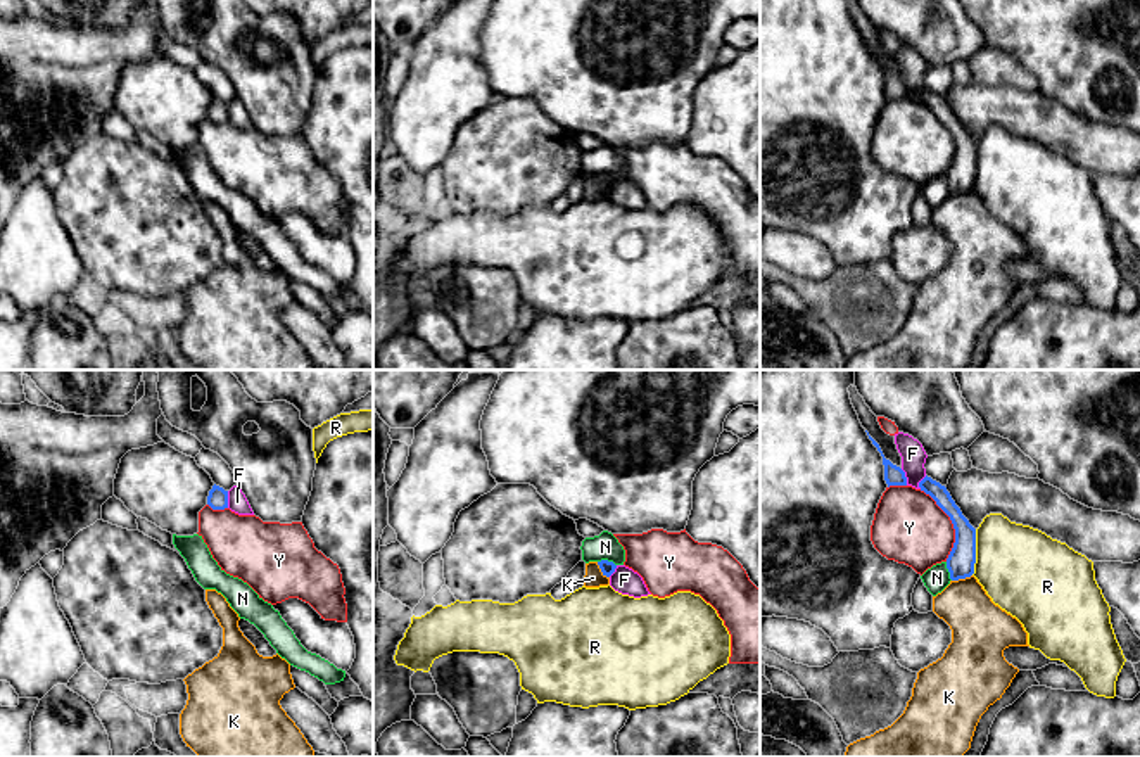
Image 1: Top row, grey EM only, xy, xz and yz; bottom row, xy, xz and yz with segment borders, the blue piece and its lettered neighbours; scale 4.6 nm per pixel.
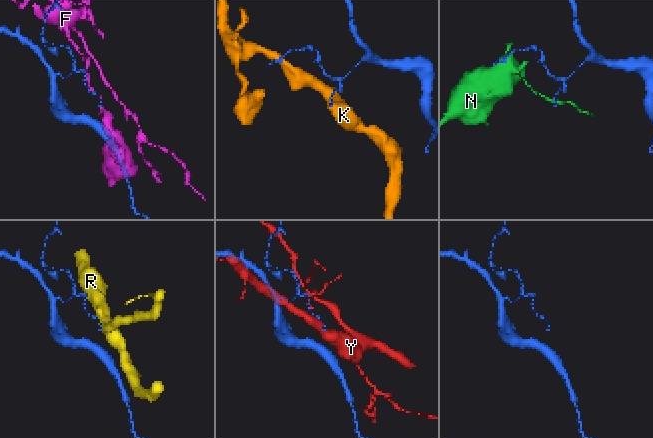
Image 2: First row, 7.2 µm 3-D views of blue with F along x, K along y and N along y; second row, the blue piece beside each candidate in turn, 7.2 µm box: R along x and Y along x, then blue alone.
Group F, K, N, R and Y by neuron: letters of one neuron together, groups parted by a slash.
F / K / N / R / Y

